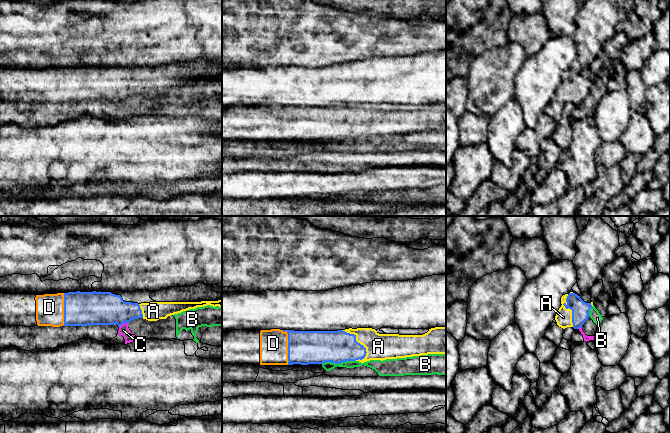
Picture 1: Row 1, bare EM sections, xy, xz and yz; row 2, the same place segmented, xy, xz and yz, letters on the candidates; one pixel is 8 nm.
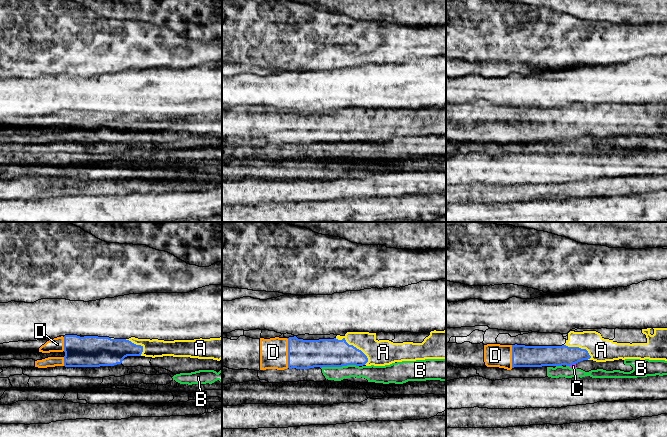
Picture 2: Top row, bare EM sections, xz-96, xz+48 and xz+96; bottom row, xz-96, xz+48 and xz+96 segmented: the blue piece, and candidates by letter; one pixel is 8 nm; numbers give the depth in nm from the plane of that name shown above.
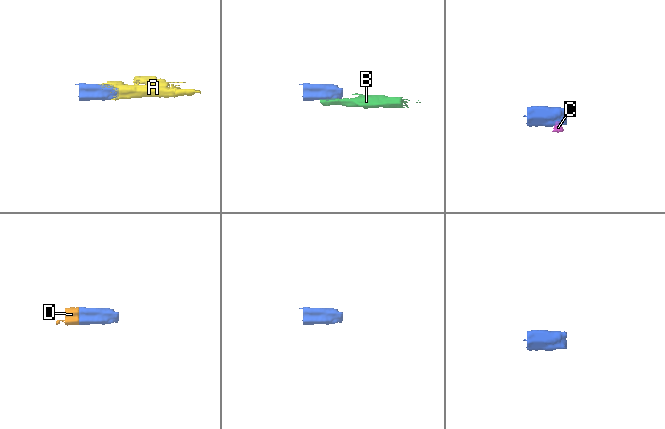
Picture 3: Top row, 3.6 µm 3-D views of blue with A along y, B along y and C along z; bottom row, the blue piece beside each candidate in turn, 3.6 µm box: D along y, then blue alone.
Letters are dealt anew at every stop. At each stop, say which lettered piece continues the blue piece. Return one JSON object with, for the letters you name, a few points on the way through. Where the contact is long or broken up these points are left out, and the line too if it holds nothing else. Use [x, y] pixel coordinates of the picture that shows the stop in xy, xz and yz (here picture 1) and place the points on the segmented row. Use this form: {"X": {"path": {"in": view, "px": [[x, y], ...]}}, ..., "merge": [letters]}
{"A": {"path": {"in": "xz", "px": [[339, 346], [357, 342], [378, 346]]}}, "merge": ["A", "D"]}

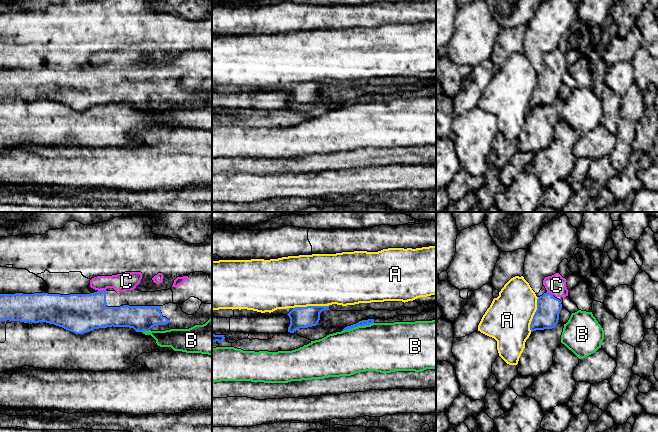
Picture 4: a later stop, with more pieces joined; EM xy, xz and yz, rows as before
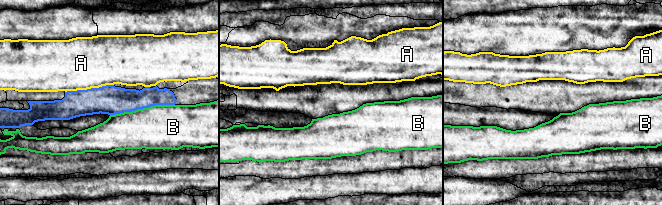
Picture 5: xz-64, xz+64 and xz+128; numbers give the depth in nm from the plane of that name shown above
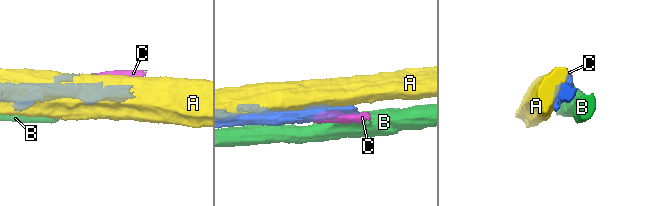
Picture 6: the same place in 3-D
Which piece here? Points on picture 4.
{"C": {"path": {"in": "xy", "px": [[80, 313], [101, 290], [109, 282], [126, 281]]}}, "merge": ["C"]}

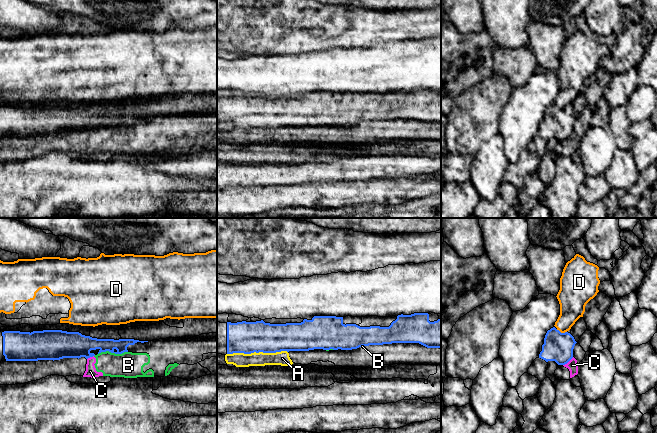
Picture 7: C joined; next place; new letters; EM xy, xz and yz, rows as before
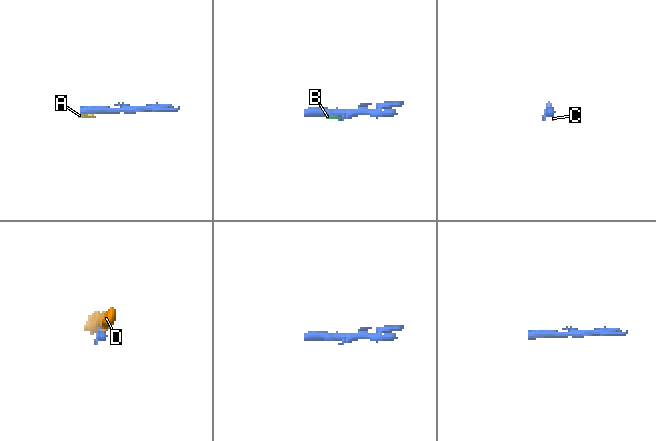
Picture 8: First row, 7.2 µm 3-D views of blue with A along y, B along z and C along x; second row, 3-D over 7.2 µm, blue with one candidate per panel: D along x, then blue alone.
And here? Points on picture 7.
{"merge": []}

